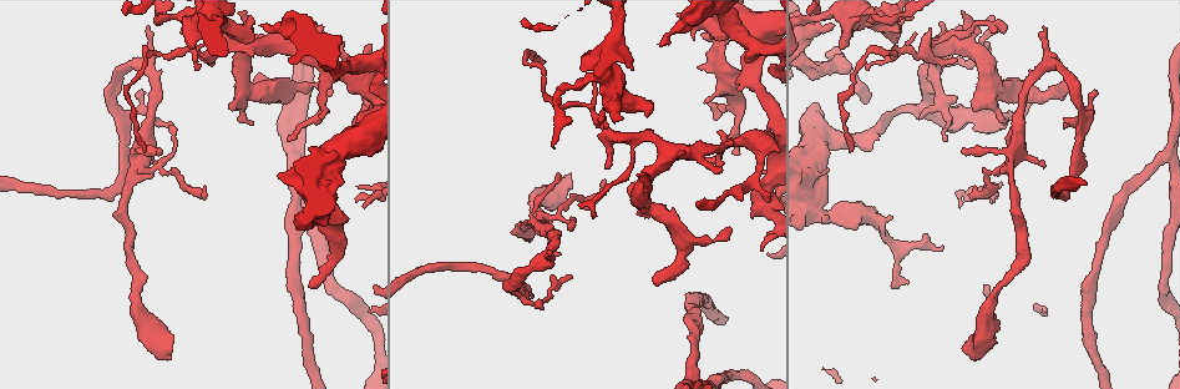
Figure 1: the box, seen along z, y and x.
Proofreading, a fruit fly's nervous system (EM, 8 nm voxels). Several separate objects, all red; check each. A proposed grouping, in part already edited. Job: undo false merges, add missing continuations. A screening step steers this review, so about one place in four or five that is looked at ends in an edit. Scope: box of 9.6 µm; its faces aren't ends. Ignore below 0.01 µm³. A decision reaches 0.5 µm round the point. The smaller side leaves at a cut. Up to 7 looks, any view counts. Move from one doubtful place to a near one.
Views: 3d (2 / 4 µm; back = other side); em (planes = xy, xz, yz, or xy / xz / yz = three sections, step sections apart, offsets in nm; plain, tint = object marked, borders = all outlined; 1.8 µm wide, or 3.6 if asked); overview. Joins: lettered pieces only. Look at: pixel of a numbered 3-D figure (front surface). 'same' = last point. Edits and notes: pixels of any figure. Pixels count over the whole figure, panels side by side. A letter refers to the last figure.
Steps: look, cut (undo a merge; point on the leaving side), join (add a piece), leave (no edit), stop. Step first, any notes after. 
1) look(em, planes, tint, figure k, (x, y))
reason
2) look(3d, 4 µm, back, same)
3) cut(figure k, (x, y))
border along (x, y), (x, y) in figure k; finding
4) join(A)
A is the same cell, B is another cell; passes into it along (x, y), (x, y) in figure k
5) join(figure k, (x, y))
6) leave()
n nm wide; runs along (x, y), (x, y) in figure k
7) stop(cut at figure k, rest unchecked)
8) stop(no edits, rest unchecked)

look(em, xy, step 8, borders, figure 1, (738, 82))
free end

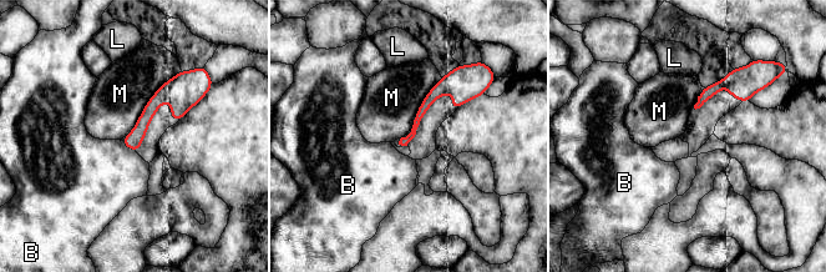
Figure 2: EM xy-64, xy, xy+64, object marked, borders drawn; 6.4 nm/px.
leave()
M touches over 550 nm; B, L and M are other cells; border along (181, 70), (153, 94), (123, 136) in figure 2; none of them fits

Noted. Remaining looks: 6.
look(em, planes, borders, figure 1, (645, 116))
thick end

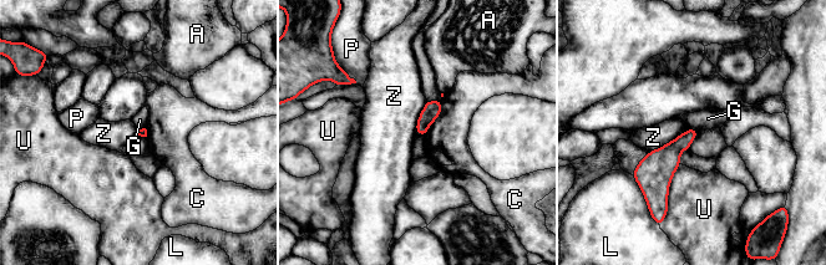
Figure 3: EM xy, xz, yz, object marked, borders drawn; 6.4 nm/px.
leave()
U touches over 340 nm; A, C, G, L, P, U and Z are other cells; border along (689, 127), (670, 141), (650, 151) in figure 3; no lettered piece goes on from it

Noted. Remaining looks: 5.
look(em, planes, plain, figure 1, (179, 15))
sudden change in width

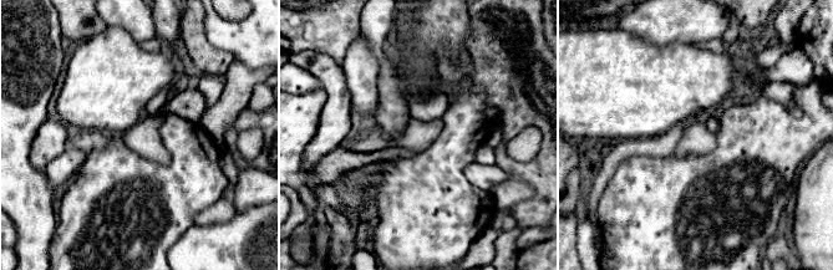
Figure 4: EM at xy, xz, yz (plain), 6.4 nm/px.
look(em, planes, tint, same)

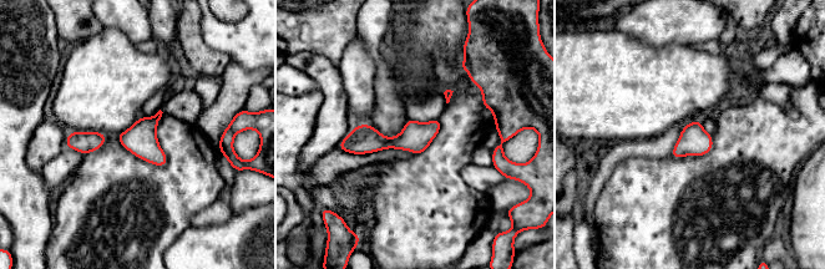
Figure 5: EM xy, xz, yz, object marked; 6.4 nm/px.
look(em, planes, borders, same)

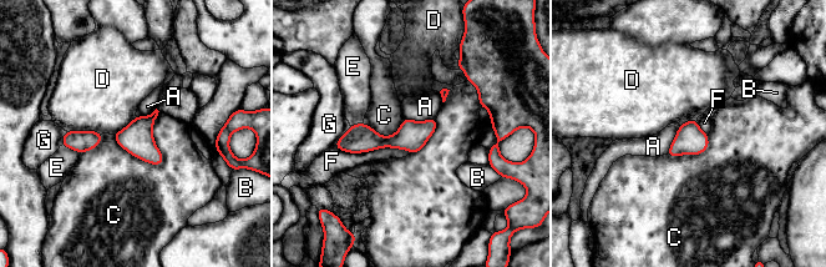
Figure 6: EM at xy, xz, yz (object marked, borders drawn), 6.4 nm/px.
leave()
A, B, C, D, E, F and G are other cells; continuous, no second neuron

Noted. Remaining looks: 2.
stop(no edits, rest unchecked)

